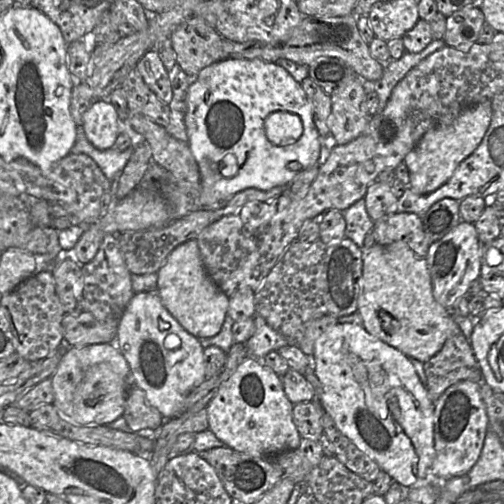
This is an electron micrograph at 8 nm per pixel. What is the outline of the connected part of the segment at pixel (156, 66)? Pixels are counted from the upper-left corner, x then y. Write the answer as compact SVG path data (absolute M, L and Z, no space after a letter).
M156 49L148 50L137 62L135 68L150 90L161 101L170 104L172 88L158 51Z

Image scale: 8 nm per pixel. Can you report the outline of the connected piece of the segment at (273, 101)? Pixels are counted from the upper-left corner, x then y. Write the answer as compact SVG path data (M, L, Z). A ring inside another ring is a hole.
M233 58L215 62L203 68L196 81L189 86L186 104L188 145L200 170L199 209L226 200L247 188L266 191L276 186L288 186L300 171L320 163L323 139L315 126L311 103L301 84L276 63L261 59ZM275 111L288 111L301 118L303 133L295 143L277 146L268 140L265 120Z

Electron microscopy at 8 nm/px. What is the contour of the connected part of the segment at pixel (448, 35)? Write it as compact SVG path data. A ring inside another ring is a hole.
M478 6L463 8L446 17L444 42L457 49L470 49L477 42L486 25L483 12Z

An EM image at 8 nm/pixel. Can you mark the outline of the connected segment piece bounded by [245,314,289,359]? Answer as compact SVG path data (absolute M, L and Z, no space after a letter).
M255 314L253 320L255 333L245 343L249 358L263 359L269 352L277 352L280 348L289 344L288 340L271 328L263 317Z

